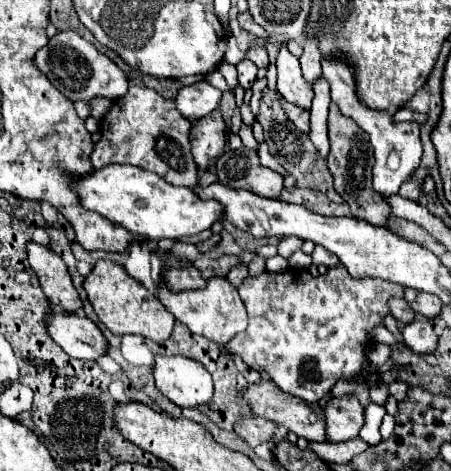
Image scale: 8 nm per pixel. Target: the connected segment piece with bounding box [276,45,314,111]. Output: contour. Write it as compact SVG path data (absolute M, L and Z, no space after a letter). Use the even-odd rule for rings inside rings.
M286 45L282 47L282 51L276 59L276 67L278 67L278 83L276 83L278 93L288 103L294 103L304 111L310 111L312 97L314 97L312 87L306 83L302 71L300 71L298 59L286 49Z

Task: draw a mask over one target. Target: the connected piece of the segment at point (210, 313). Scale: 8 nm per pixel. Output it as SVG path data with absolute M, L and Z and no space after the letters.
M210 277L208 285L204 289L190 289L190 291L184 291L184 293L182 291L180 293L168 291L164 287L164 281L162 281L156 295L162 299L164 307L178 321L182 321L190 331L194 331L198 335L204 335L218 345L228 343L228 339L232 339L236 333L246 329L246 323L248 323L246 307L242 303L236 287L226 277Z

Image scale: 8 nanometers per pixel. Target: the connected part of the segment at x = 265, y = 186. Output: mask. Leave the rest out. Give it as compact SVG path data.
M240 147L236 151L226 151L216 163L218 183L230 189L246 189L260 197L278 197L282 191L282 175L262 167L258 153L254 149Z

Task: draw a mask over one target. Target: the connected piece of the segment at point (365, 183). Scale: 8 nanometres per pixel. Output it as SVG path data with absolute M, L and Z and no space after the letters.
M332 103L330 117L328 117L328 139L330 139L330 153L328 153L328 169L334 177L334 189L342 195L342 199L350 207L350 215L362 221L368 221L378 227L388 227L388 203L384 203L382 195L372 189L372 145L368 143L368 135L356 127L356 123L342 115L340 109Z

